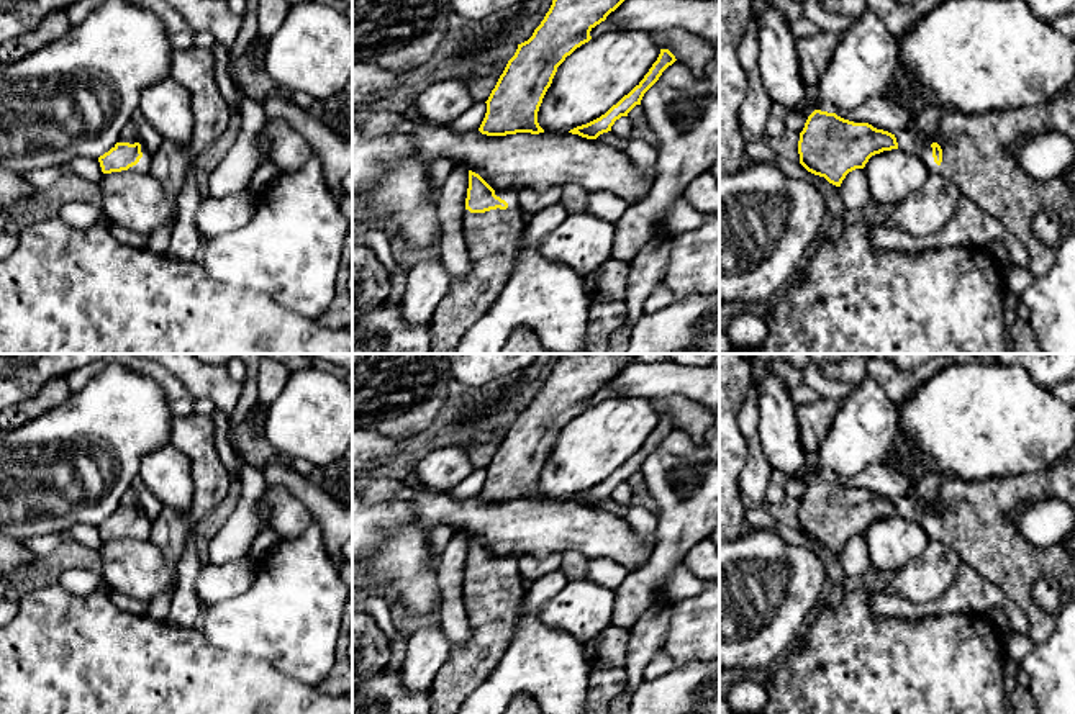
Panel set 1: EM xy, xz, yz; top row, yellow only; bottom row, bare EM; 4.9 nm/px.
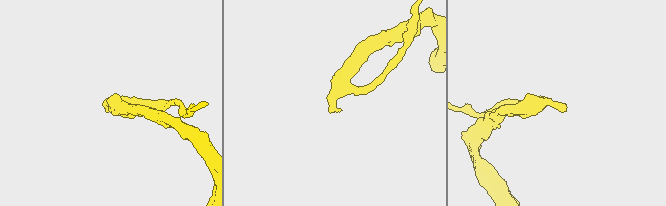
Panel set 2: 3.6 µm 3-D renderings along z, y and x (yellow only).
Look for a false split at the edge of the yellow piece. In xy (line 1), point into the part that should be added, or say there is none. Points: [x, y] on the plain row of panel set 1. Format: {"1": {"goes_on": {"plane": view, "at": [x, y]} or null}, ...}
{"1": {"goes_on": {"plane": "xy", "at": [130, 501]}}}

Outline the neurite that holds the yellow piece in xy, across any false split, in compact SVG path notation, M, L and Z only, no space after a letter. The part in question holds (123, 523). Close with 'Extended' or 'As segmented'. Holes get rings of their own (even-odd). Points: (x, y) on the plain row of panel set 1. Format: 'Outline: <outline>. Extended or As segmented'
Outline: M129 488L118 509L108 519L100 522L98 529L103 540L121 537L149 540L152 521L143 511L134 490Z. Extended

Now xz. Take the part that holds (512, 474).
Outline: M562 354L533 403L508 427L485 468L479 498L487 503L544 499L538 478L557 434L633 360L636 354Z. As segmented

